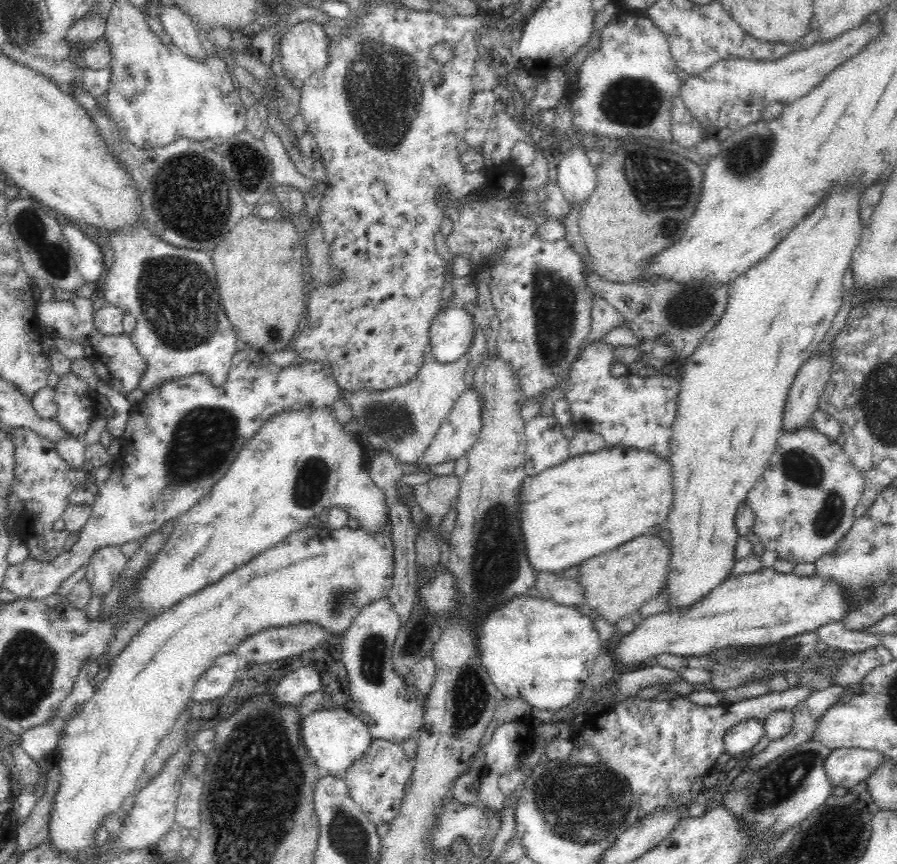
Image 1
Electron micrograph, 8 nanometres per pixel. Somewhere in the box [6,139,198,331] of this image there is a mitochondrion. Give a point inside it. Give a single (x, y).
(52, 257)

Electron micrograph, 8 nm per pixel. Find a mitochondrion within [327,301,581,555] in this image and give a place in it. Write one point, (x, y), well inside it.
(392, 420)

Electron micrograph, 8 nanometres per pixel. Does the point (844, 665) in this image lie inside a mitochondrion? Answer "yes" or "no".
no

